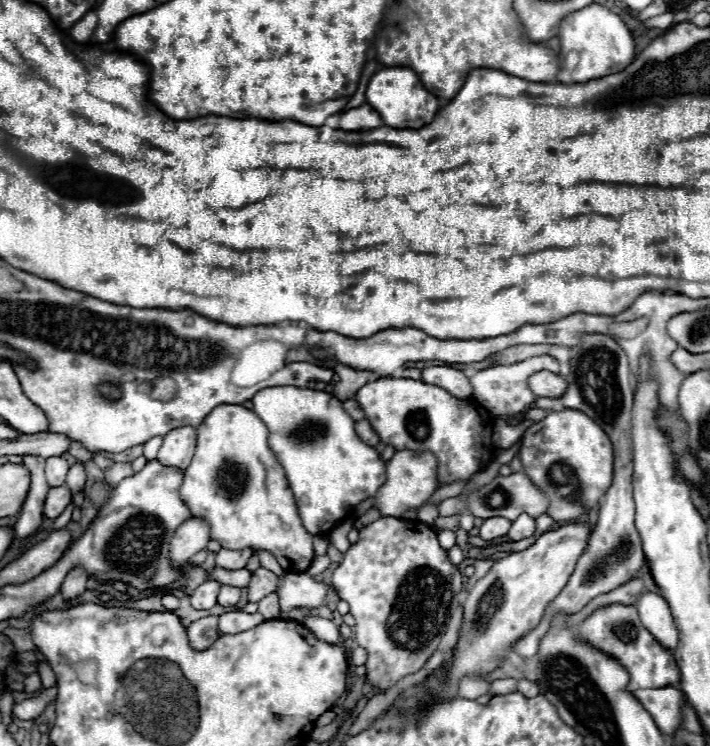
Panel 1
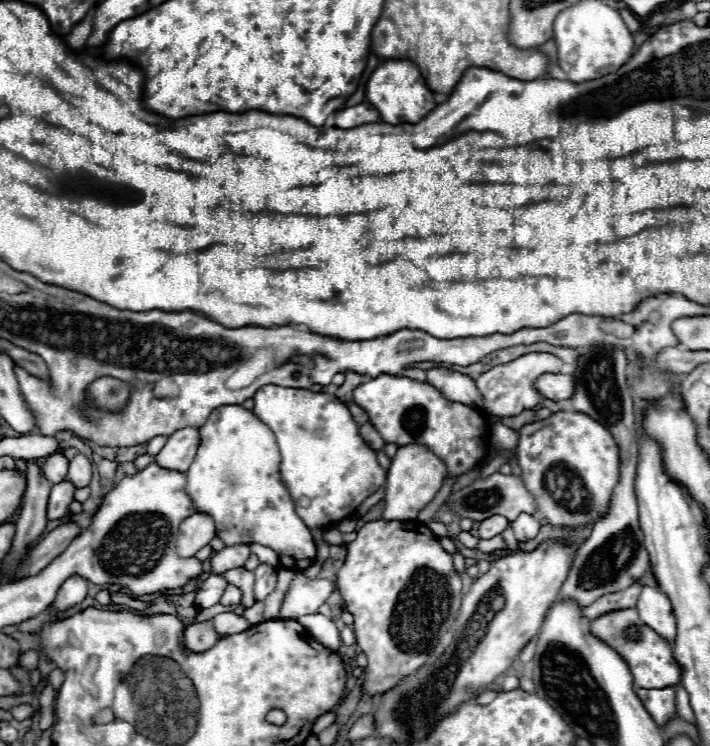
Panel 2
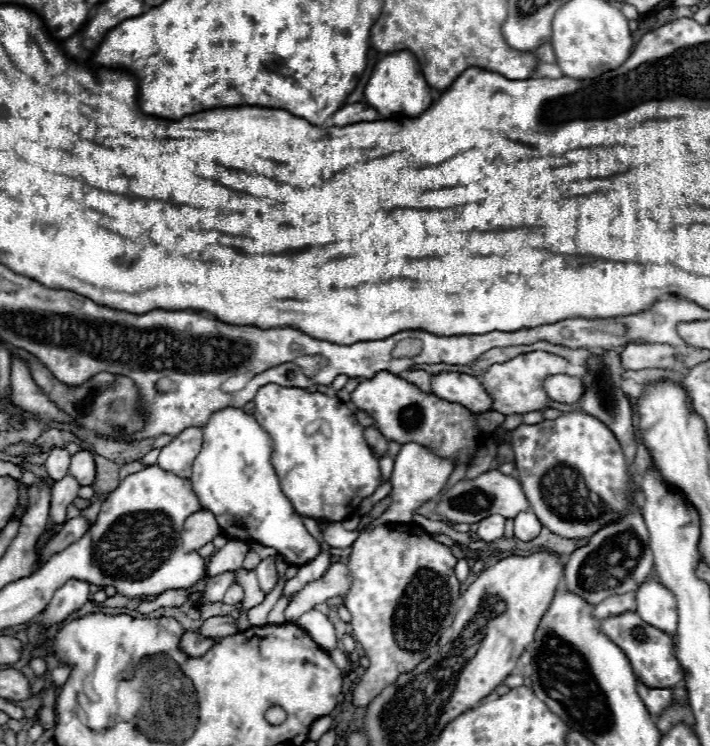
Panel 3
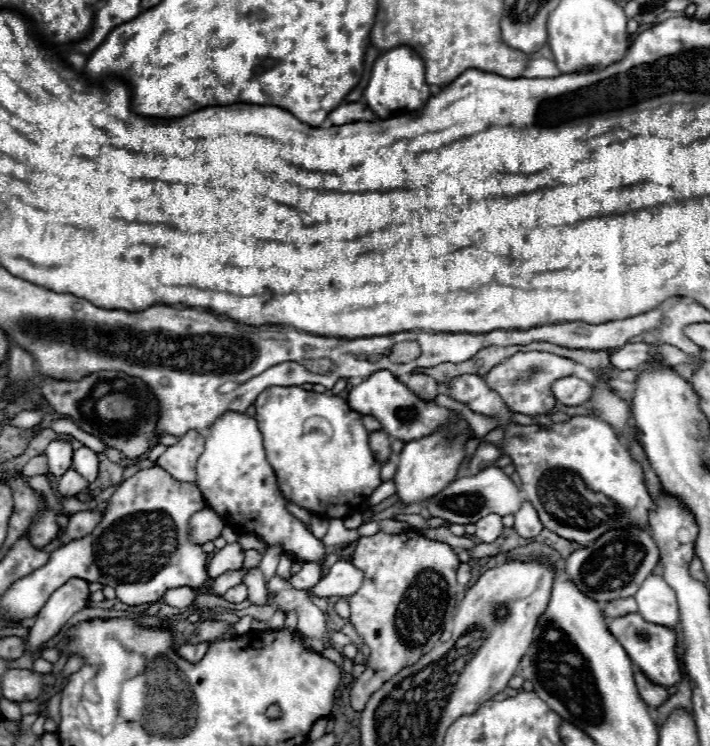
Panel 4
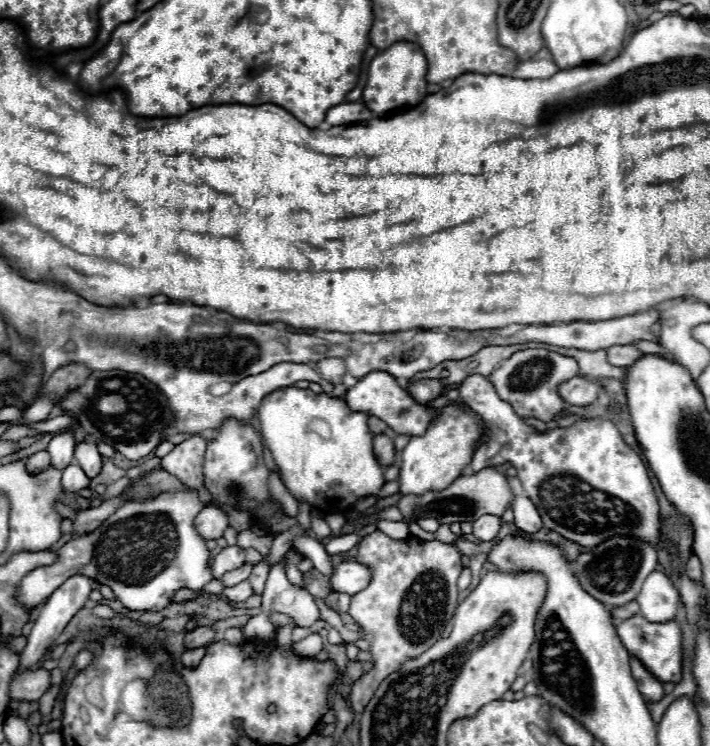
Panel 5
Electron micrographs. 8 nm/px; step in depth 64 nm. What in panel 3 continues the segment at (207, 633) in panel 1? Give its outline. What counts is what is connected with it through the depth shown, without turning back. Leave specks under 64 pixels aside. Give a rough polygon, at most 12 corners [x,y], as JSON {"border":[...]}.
{"border":[[186,632],[180,650],[190,658],[200,658],[212,646],[212,638]]}

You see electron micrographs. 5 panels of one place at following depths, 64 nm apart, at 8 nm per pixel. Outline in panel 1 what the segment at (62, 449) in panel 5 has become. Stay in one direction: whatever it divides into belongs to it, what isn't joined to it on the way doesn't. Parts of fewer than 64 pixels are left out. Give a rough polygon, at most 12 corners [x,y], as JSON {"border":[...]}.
{"border":[[62,456],[46,458],[46,480],[50,488],[62,486],[68,462]]}

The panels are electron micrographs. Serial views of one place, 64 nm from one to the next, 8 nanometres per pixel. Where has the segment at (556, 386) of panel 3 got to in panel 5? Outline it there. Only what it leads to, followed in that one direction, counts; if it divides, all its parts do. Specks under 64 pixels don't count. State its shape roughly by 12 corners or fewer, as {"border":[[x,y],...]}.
{"border":[[576,376],[558,388],[566,404],[596,402],[600,384]]}

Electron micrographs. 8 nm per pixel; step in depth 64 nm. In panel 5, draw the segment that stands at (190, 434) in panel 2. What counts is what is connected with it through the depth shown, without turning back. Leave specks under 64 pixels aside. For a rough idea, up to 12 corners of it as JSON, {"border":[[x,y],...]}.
{"border":[[194,434],[160,466],[202,488],[206,440]]}

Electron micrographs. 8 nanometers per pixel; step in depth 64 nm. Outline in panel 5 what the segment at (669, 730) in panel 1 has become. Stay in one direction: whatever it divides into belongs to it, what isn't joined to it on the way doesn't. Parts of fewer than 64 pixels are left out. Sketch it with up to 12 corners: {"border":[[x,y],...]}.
{"border":[[630,656],[632,676],[646,700],[664,696],[662,682],[636,656]]}

